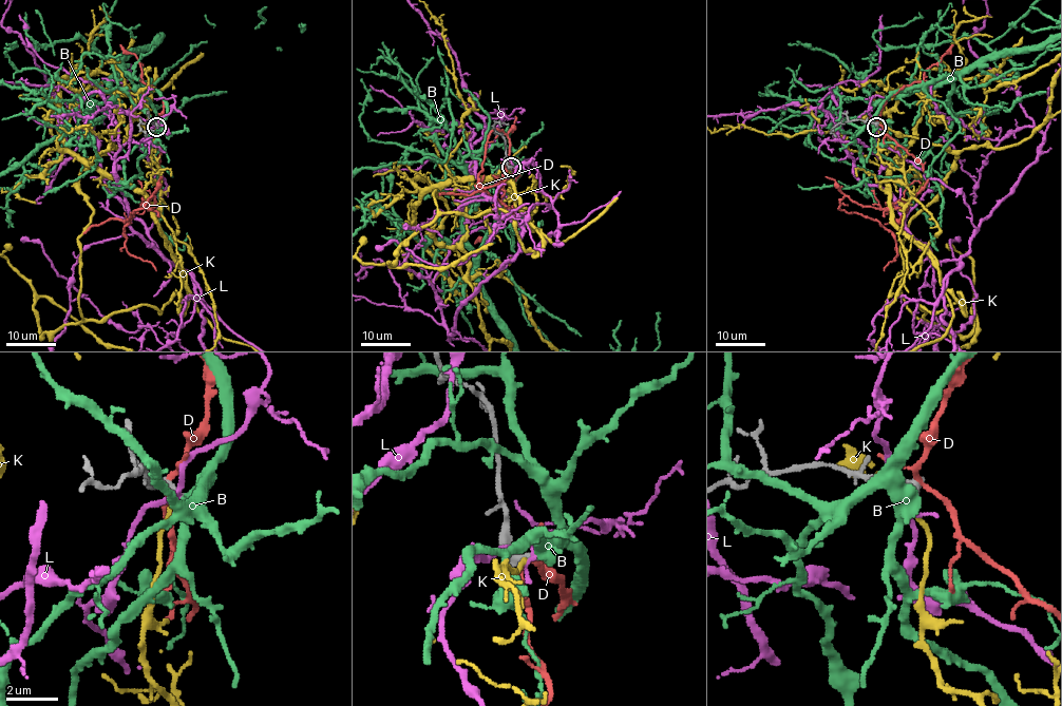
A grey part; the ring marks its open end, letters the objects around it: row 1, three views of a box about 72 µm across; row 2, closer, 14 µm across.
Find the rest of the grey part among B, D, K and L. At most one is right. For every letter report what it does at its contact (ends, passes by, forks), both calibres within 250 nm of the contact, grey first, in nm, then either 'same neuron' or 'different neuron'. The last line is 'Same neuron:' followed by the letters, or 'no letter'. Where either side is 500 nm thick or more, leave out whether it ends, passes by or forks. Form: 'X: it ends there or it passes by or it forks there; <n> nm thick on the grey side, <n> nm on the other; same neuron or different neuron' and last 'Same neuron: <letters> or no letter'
B: it forks there; 340 nm thick on the grey side, 440 nm on the other; different neuron
D: 550 nm thick on the grey side, 150 nm on the other; different neuron
K: it ends there; 440 nm thick on the grey side, 150 nm on the other; same neuron
L: it forks there; 440 nm thick on the grey side, 150 nm on the other; different neuron
Same neuron: K

